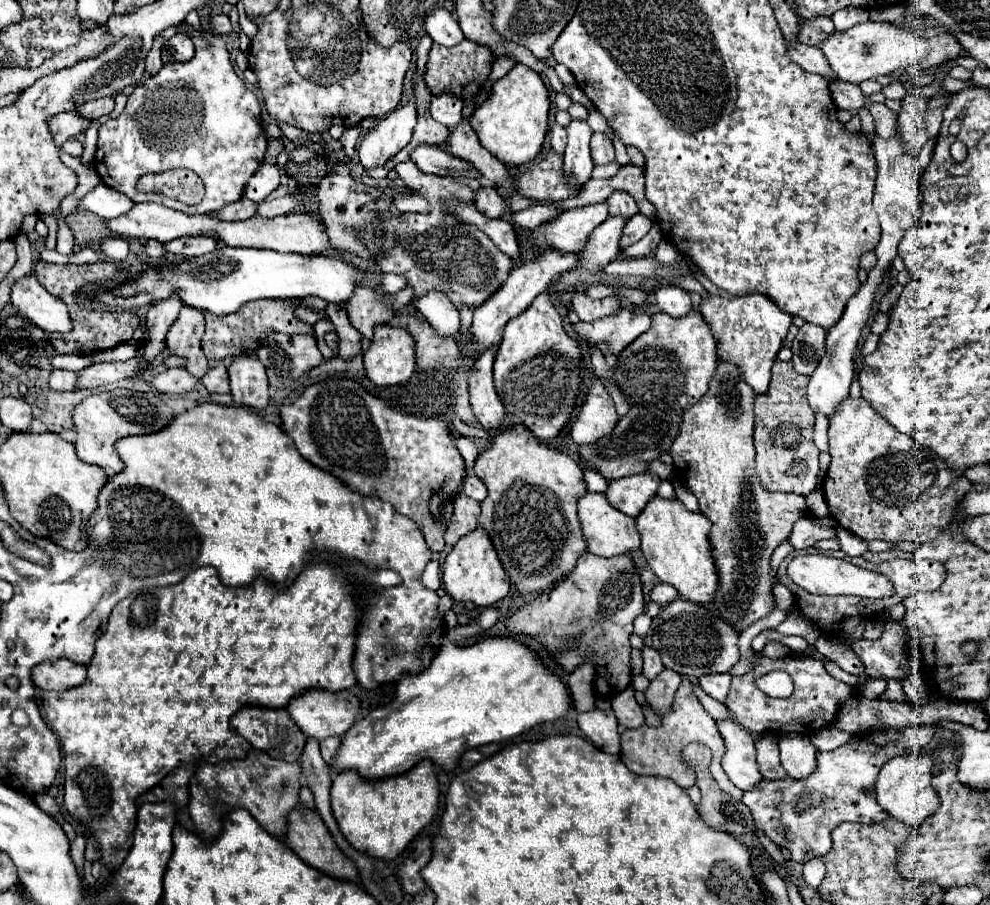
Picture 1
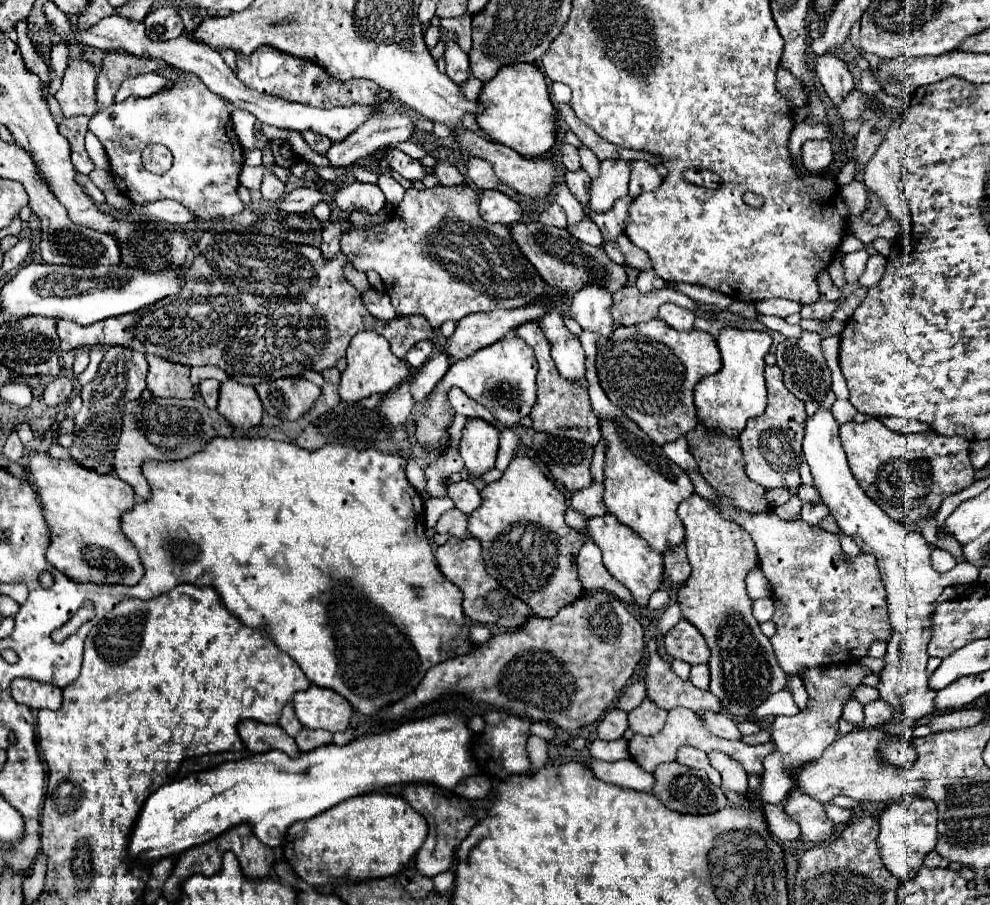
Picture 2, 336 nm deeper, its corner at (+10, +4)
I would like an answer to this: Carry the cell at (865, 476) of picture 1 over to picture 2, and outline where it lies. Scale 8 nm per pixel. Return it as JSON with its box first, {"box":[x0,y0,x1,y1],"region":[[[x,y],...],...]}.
{"box":[841,421,973,527],"region":[[[881,421],[841,425],[841,443],[849,469],[863,491],[895,521],[913,527],[919,519],[937,513],[941,501],[973,483],[969,441],[933,431],[909,435],[887,429]]]}

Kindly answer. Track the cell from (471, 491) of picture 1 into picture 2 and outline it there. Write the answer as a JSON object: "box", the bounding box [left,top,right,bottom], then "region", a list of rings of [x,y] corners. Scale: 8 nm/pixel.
{"box":[449,479,481,515],"region":[[[465,479],[449,485],[449,497],[453,499],[455,507],[459,511],[463,511],[465,515],[471,515],[481,505],[481,497],[479,497],[477,487]]]}

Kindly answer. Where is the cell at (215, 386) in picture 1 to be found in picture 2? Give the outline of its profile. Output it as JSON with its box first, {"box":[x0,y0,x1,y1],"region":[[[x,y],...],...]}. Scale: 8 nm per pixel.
{"box":[199,379,221,409],"region":[[[205,379],[205,381],[201,381],[201,385],[199,385],[201,397],[203,397],[203,401],[205,401],[205,405],[207,405],[209,409],[215,409],[215,407],[217,407],[219,387],[221,387],[221,383],[217,383],[215,379]]]}

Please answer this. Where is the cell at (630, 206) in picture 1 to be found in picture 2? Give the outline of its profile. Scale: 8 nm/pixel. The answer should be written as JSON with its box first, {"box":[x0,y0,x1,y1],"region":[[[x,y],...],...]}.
{"box":[617,233,653,271],"region":[[[625,233],[617,239],[617,245],[619,245],[619,249],[623,251],[623,255],[627,257],[627,263],[629,263],[631,267],[641,269],[641,271],[653,271],[651,257],[649,257],[643,249],[635,247],[635,245],[629,241],[629,237],[627,237]]]}

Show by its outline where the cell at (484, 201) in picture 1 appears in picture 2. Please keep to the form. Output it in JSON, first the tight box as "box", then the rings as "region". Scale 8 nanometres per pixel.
{"box":[481,191,521,225],"region":[[[483,191],[481,195],[481,217],[487,223],[513,225],[521,221],[521,207],[517,201],[501,191]]]}

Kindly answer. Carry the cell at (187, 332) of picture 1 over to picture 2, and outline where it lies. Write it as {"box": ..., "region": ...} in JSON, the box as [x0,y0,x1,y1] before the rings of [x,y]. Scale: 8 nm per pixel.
{"box":[147,355,195,399],"region":[[[147,355],[147,361],[149,361],[147,389],[155,397],[177,397],[177,399],[195,397],[195,387],[189,381],[189,367],[171,363],[155,355]]]}

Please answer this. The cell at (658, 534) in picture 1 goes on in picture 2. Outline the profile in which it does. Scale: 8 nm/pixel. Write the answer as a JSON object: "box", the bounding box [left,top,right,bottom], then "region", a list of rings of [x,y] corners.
{"box":[601,417,693,553],"region":[[[615,417],[615,419],[601,419],[601,437],[607,443],[605,451],[605,505],[609,513],[613,513],[623,525],[631,527],[639,537],[643,537],[651,549],[657,549],[659,553],[665,553],[673,549],[677,543],[683,543],[683,523],[677,515],[677,507],[683,499],[693,495],[693,483],[689,481],[689,475],[675,465],[665,453],[663,447],[653,443],[649,435],[645,435],[635,421],[629,421],[629,417]]]}

